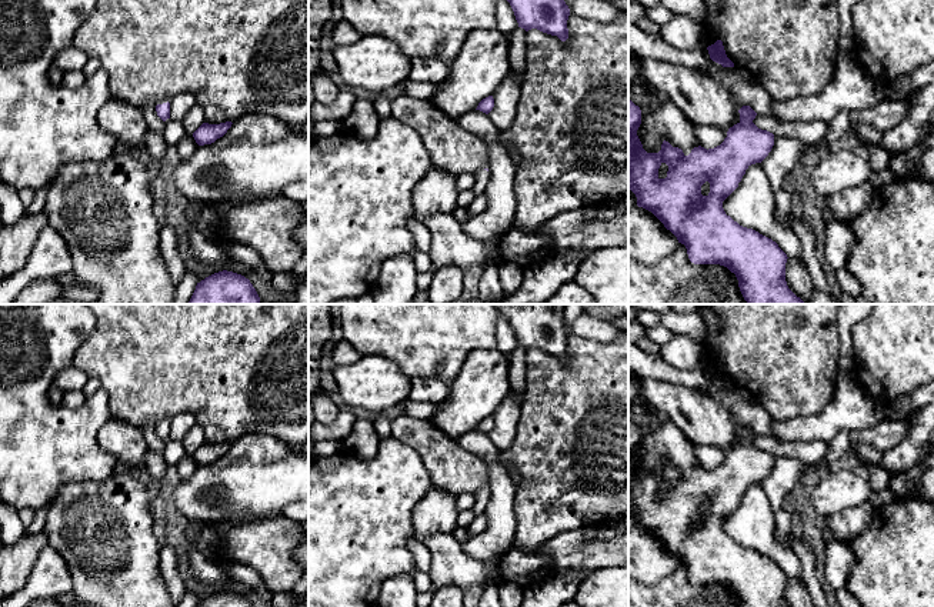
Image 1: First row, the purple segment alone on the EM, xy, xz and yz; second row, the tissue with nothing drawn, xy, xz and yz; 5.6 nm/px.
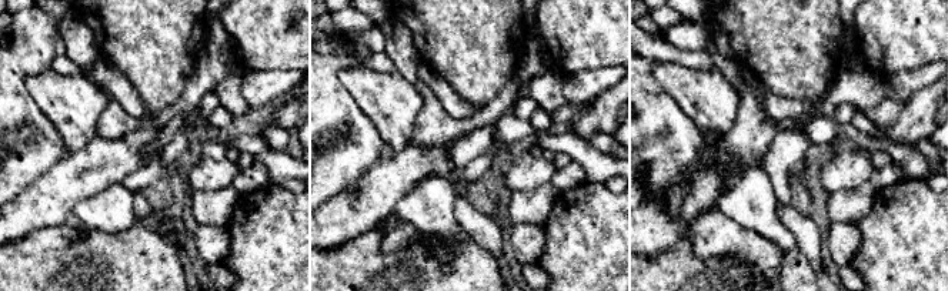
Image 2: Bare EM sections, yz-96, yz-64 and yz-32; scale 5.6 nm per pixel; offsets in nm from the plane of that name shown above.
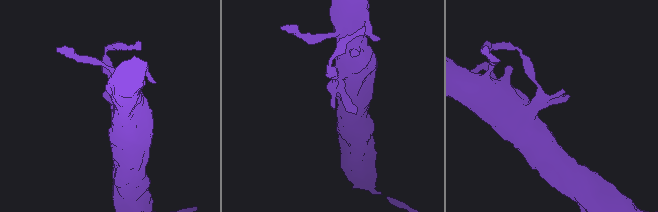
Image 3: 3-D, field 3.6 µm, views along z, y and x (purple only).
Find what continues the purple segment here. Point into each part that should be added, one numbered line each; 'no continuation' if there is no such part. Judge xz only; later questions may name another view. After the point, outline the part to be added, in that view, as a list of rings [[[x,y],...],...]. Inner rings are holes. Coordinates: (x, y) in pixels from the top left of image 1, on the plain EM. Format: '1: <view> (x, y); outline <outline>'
1: xz (483, 496); outline [[[483,488],[476,493],[476,503],[473,507],[476,517],[484,514],[488,500],[490,500],[490,491]]]

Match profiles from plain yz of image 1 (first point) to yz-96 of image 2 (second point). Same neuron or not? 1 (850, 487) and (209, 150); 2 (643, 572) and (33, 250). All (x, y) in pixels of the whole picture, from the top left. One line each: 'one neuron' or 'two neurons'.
1: two neurons
2: two neurons

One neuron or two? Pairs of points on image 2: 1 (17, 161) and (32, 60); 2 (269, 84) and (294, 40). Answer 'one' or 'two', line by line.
1: one
2: two

